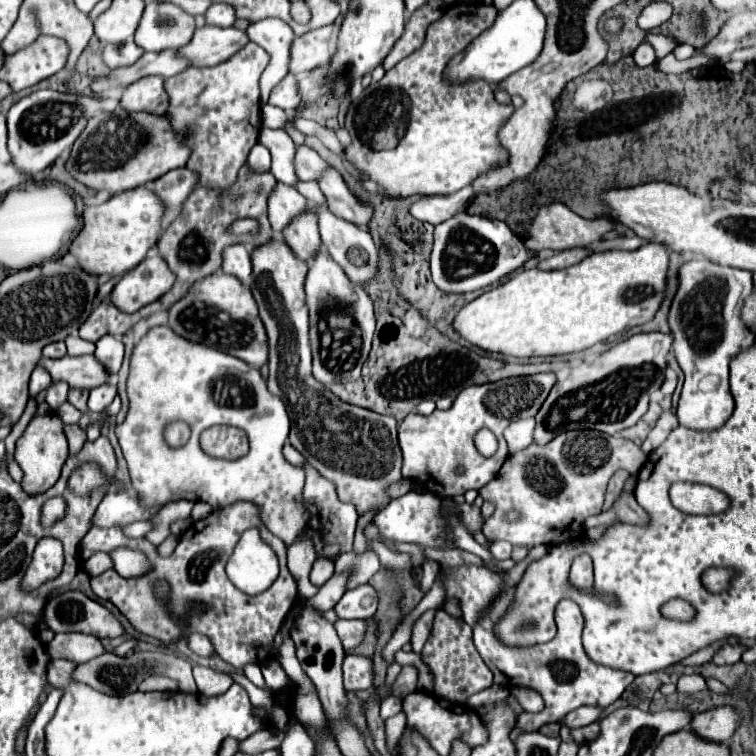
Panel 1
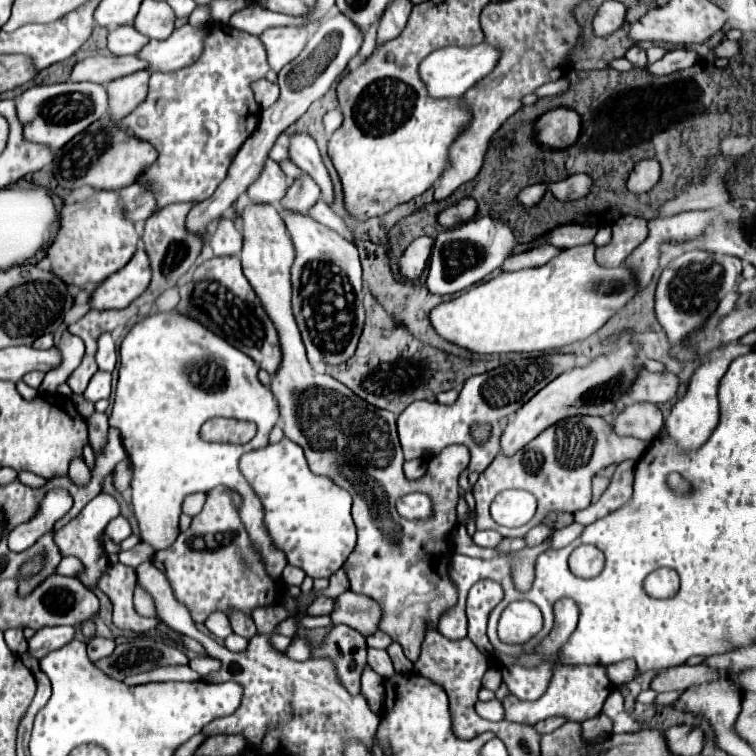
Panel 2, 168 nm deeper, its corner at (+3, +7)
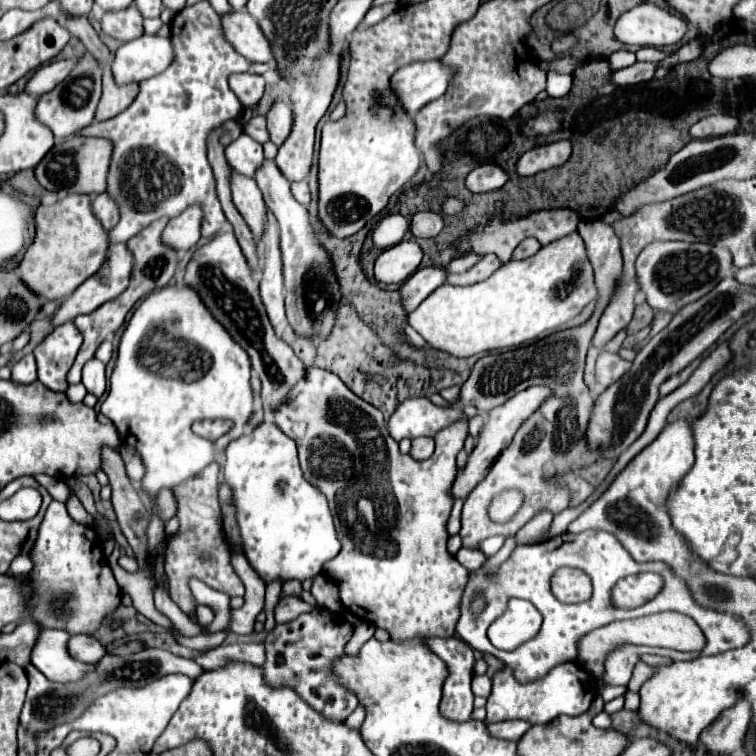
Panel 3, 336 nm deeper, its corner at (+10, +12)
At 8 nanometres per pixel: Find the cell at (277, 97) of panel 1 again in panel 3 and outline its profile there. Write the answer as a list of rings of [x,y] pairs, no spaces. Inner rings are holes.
[[[252,72],[232,74],[228,78],[228,84],[232,92],[236,92],[242,106],[254,106],[264,94],[264,78]]]

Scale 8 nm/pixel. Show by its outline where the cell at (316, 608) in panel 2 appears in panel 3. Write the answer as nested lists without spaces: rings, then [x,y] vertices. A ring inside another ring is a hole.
[[[284,598],[278,602],[278,606],[274,608],[274,618],[276,622],[290,622],[294,620],[296,616],[300,616],[302,612],[310,612],[314,610],[314,606],[306,604],[304,600],[298,600],[298,598]]]

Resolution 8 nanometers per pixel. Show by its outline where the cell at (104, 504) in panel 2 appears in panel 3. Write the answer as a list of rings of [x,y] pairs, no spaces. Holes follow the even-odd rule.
[[[52,500],[52,504],[48,506],[44,520],[38,528],[38,536],[36,536],[36,544],[32,548],[32,556],[30,560],[34,562],[32,572],[28,574],[12,574],[8,572],[8,576],[14,576],[16,580],[26,580],[28,584],[32,584],[36,588],[36,600],[32,602],[32,616],[28,616],[32,622],[40,624],[40,628],[58,628],[68,632],[70,636],[74,634],[90,634],[94,636],[102,624],[102,620],[106,616],[110,616],[118,606],[120,606],[120,586],[114,580],[114,574],[108,566],[108,560],[102,554],[102,540],[98,536],[98,532],[94,528],[82,526],[78,522],[74,522],[68,512],[64,502]]]

